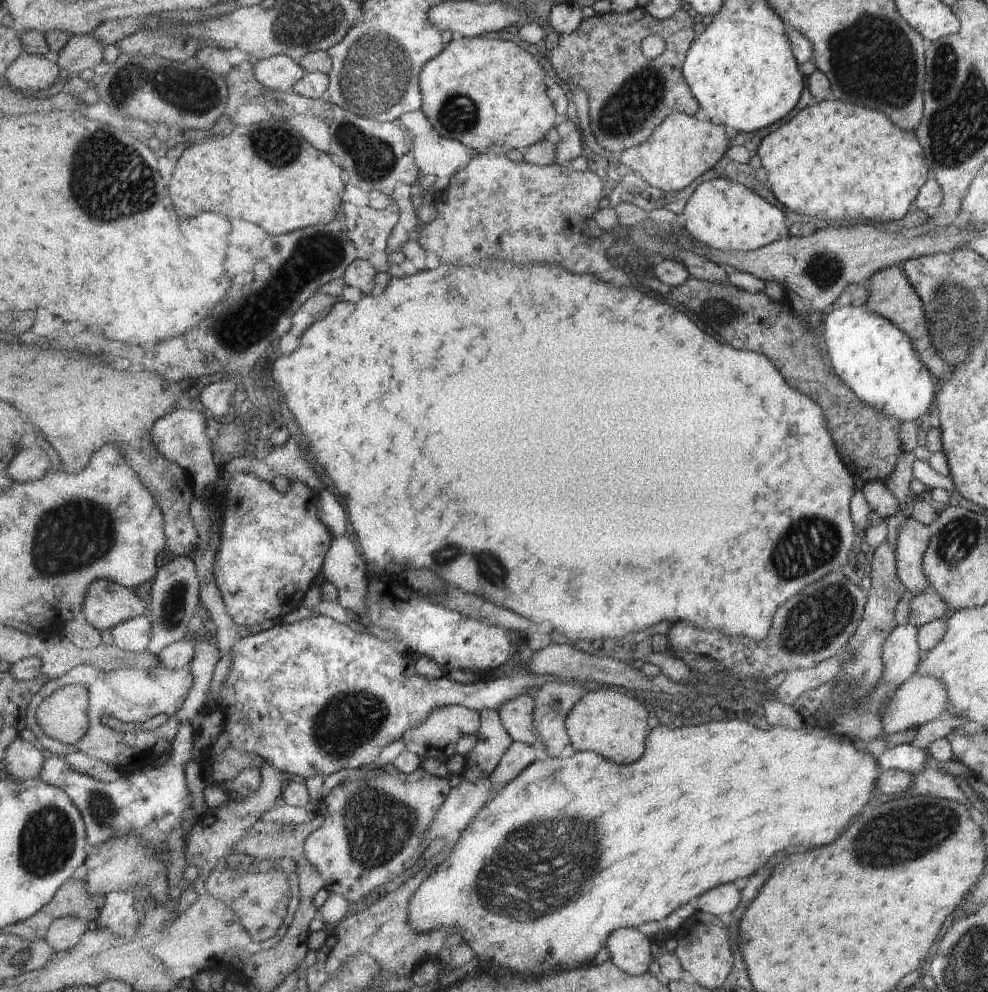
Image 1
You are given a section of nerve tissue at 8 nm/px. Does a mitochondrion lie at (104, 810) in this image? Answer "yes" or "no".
yes

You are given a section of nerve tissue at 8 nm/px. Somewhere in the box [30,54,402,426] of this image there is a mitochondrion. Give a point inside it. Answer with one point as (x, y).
(109, 179)

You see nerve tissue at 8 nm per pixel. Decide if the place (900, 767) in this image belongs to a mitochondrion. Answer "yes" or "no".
no

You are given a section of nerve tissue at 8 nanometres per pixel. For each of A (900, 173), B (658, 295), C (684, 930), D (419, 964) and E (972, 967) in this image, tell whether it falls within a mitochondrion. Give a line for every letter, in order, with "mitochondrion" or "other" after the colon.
A: other
B: other
C: other
D: other
E: mitochondrion

